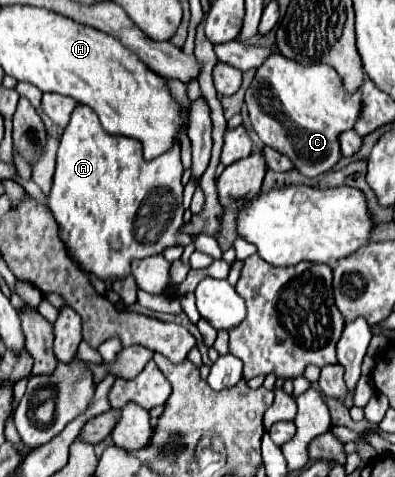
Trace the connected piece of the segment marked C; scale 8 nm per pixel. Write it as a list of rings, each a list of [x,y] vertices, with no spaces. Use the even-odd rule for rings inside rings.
[[[279,52],[257,70],[253,84],[245,92],[245,104],[263,144],[289,156],[293,166],[307,178],[329,172],[341,160],[339,136],[355,126],[363,108],[361,88],[349,94],[335,68],[315,64],[313,70],[307,70]]]

